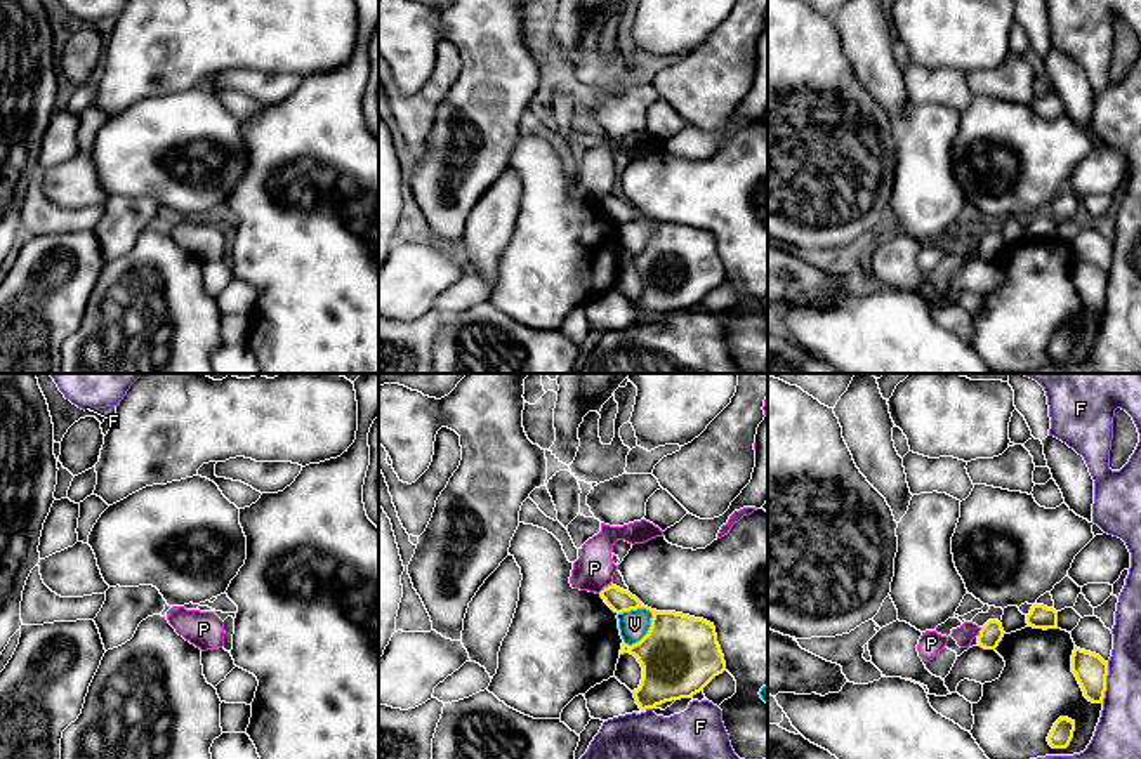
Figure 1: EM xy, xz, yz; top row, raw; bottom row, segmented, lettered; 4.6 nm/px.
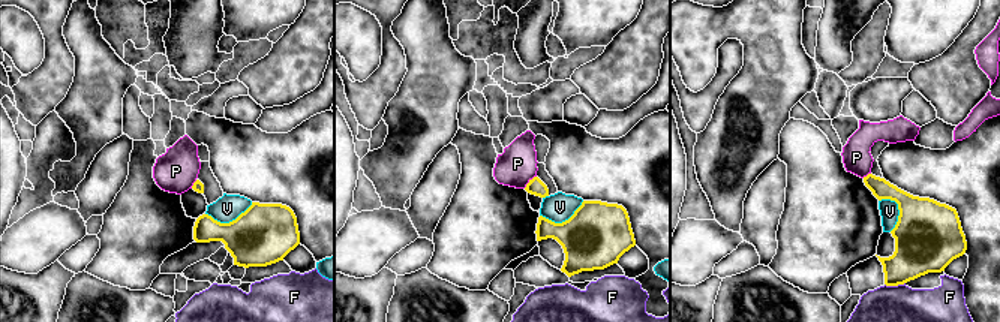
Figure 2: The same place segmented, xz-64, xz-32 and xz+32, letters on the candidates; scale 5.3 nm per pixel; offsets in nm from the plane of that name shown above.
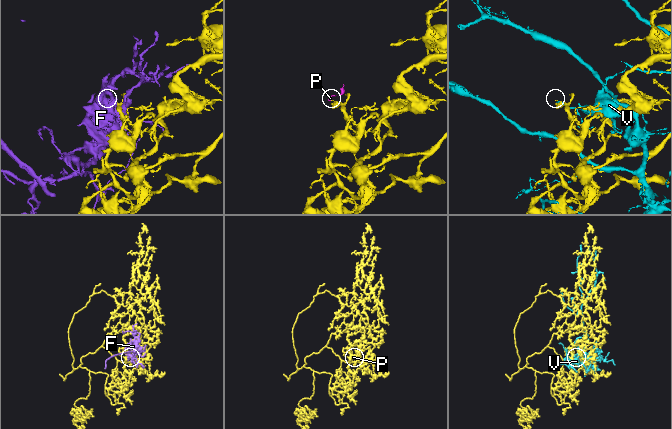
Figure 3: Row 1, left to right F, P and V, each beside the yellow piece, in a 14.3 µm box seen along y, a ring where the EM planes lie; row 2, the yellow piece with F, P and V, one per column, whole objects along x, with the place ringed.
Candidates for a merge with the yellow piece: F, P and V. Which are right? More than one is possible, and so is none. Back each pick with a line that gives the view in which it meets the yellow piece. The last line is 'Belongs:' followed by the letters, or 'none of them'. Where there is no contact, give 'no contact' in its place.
Belongs: none of them

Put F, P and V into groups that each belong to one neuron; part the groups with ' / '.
F / P / V

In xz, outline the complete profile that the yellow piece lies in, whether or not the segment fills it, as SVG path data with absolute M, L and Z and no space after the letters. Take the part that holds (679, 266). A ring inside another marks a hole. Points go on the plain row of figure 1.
M613 195L599 205L615 224L637 219L653 224L648 245L632 257L622 254L620 261L620 266L634 266L643 278L641 295L632 302L641 321L691 309L726 281L714 234L676 222L651 221Z

